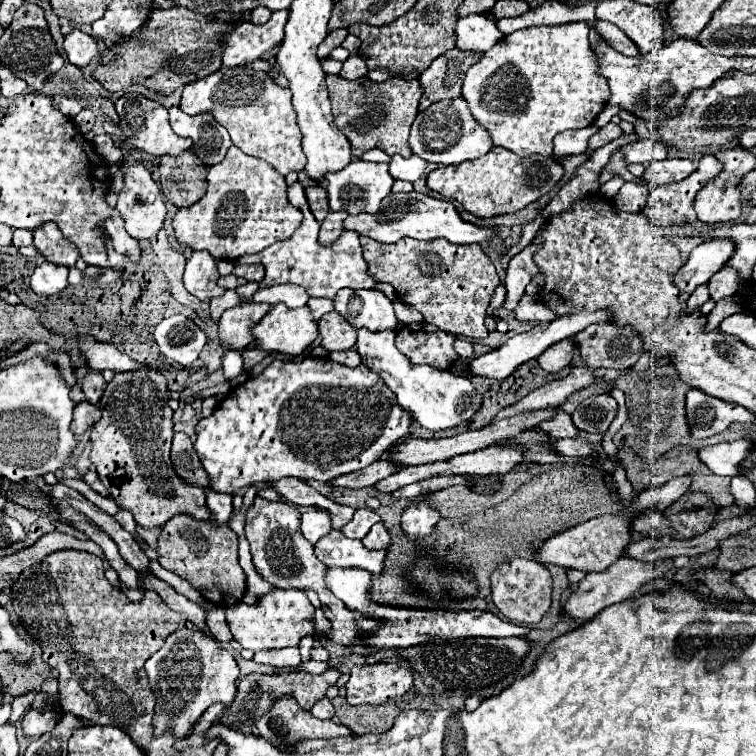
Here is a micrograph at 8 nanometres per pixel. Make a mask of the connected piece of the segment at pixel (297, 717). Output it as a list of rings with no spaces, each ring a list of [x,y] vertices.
[[[293,698],[277,700],[275,706],[269,710],[269,714],[261,716],[255,726],[259,730],[259,736],[263,736],[271,744],[275,744],[275,748],[279,748],[279,750],[291,750],[299,742],[311,740],[311,738],[329,740],[329,738],[339,738],[339,736],[353,736],[353,732],[347,726],[343,726],[343,724],[335,724],[331,720],[317,720],[317,718],[313,718],[311,712],[303,710]]]

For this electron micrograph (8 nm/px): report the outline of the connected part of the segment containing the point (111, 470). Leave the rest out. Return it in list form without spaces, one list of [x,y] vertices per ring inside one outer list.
[[[143,368],[133,372],[117,372],[111,382],[107,382],[105,392],[99,400],[101,420],[91,428],[91,462],[99,474],[99,480],[109,490],[109,496],[119,508],[133,512],[135,522],[143,528],[161,528],[167,520],[177,514],[189,514],[197,520],[207,520],[211,514],[205,506],[205,490],[181,480],[171,464],[171,440],[173,440],[173,410],[169,408],[167,378],[157,368]]]

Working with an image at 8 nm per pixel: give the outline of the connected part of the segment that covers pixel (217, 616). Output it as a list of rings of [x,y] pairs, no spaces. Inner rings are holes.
[[[209,612],[207,614],[207,628],[209,628],[211,636],[221,644],[229,644],[231,638],[233,638],[231,632],[229,632],[229,626],[225,624],[223,612]]]

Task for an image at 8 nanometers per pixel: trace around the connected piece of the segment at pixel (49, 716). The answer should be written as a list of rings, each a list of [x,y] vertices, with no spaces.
[[[61,707],[57,708],[57,711],[52,712],[40,712],[31,708],[22,720],[22,728],[25,734],[25,738],[34,737],[39,738],[46,732],[51,732],[59,722],[64,712]]]

